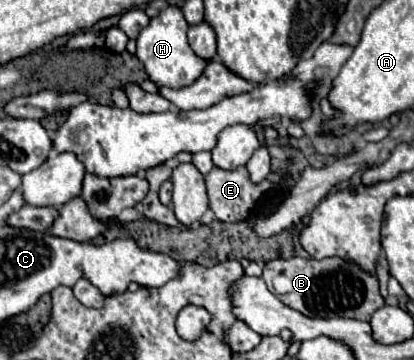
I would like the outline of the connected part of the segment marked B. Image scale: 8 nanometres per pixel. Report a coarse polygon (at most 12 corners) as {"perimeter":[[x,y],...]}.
{"perimeter":[[344,258],[270,260],[292,310],[370,322],[378,278]]}

